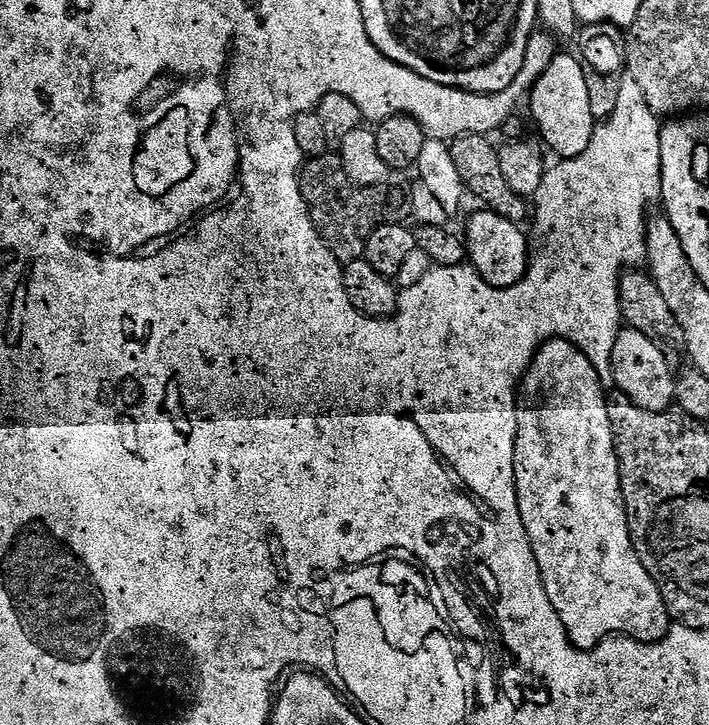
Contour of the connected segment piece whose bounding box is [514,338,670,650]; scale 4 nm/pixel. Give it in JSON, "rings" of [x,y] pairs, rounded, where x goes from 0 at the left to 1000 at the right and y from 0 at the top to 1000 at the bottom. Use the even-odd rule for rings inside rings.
{"rings":[[[800,466],[770,469],[756,481],[745,512],[731,531],[728,553],[728,614],[725,615],[725,659],[728,661],[728,691],[733,713],[745,745],[750,749],[750,763],[759,775],[762,801],[767,806],[770,819],[787,847],[795,865],[795,873],[807,886],[808,894],[828,897],[839,894],[849,883],[859,880],[884,880],[900,883],[906,888],[925,888],[935,877],[942,876],[945,851],[928,808],[917,797],[917,792],[906,781],[900,764],[891,756],[891,739],[886,734],[886,709],[880,705],[880,688],[873,665],[872,632],[867,626],[867,610],[863,603],[860,577],[856,575],[855,537],[846,531],[848,514],[838,510],[832,494],[818,484]]]}

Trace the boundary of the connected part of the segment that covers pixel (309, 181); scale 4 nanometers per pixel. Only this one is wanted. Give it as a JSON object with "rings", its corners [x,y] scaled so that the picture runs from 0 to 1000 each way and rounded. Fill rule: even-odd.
{"rings":[[[458,212],[436,219],[423,233],[423,266],[429,274],[433,302],[446,313],[451,331],[481,366],[506,359],[513,341],[533,312],[566,308],[575,287],[575,270],[553,251],[505,259],[491,250],[478,214]]]}

